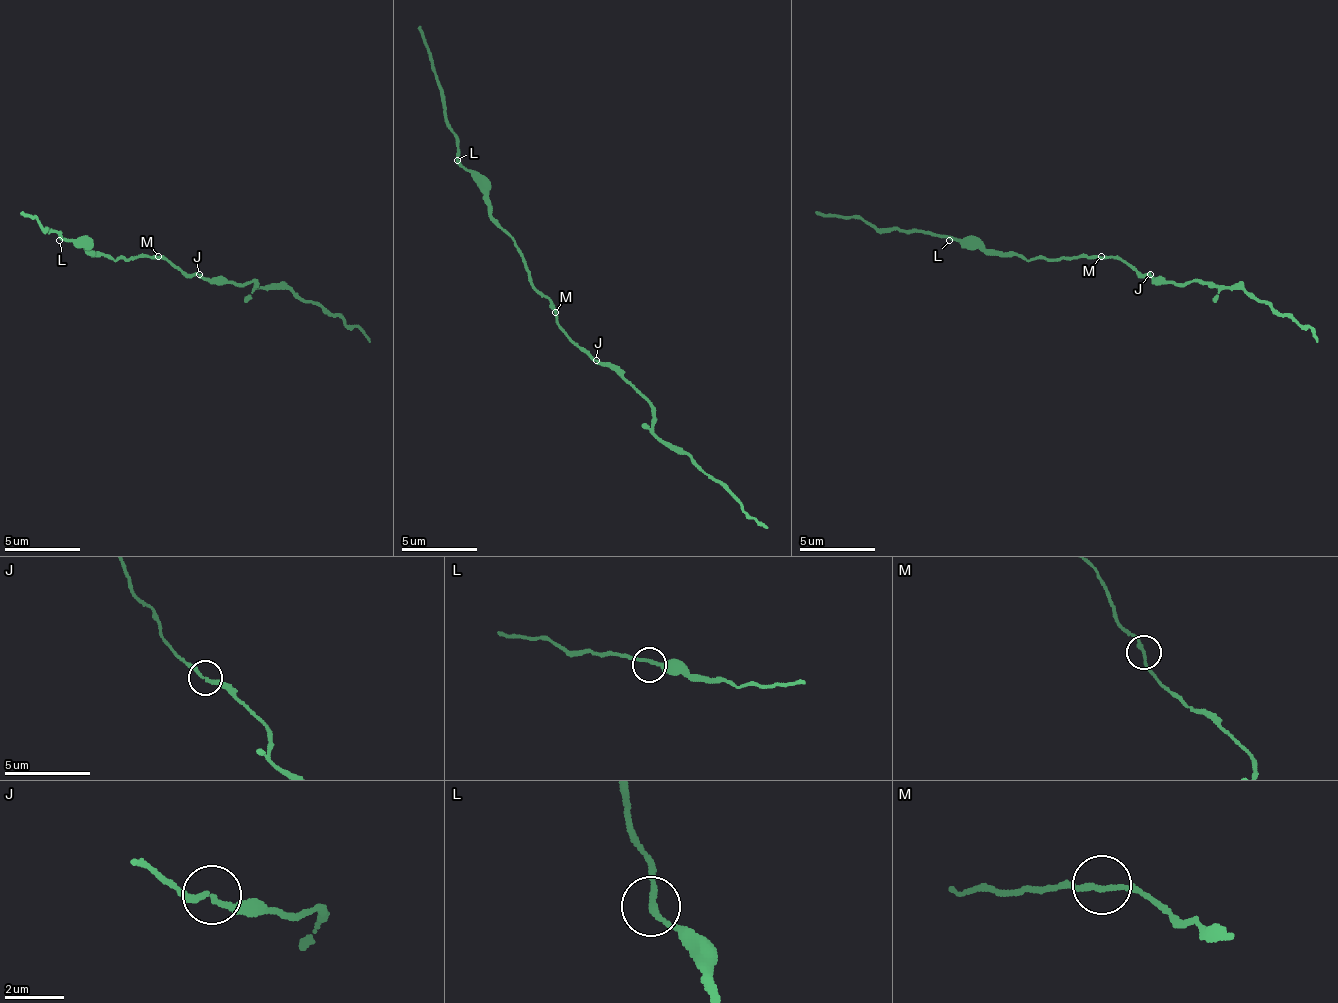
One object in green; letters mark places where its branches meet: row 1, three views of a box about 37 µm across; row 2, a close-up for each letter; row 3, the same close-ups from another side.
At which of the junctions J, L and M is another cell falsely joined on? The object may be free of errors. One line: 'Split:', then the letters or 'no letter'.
Split: no letter

